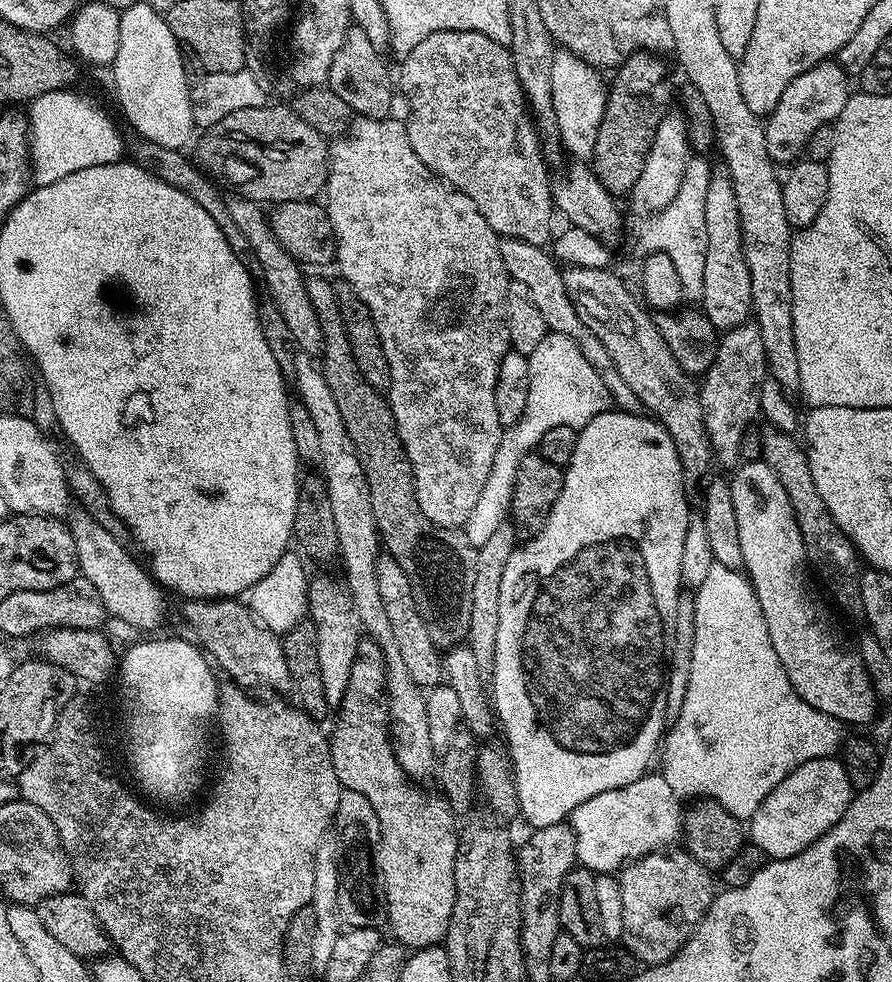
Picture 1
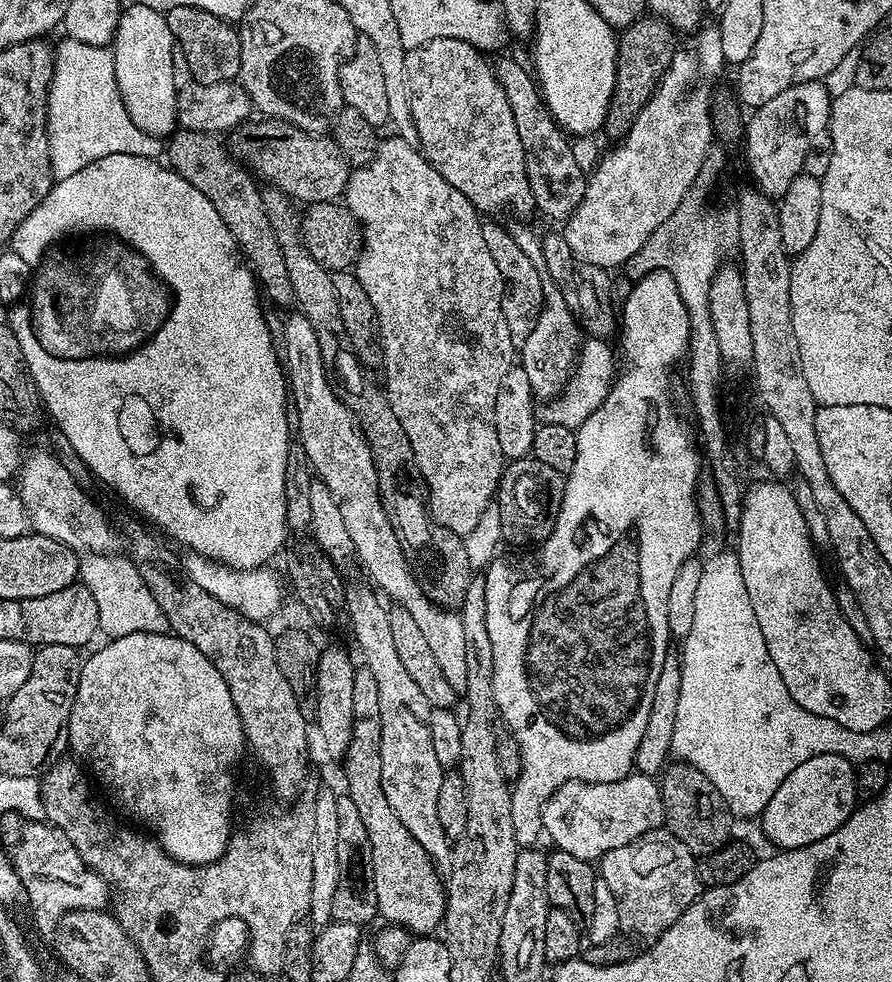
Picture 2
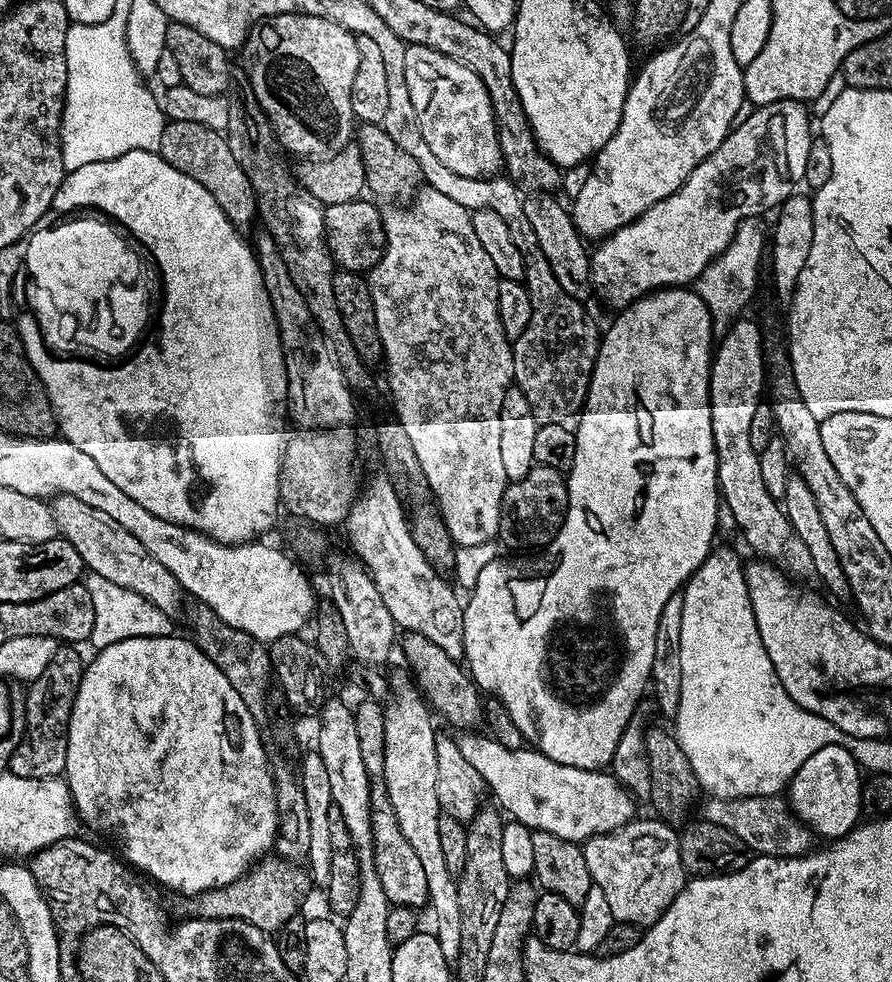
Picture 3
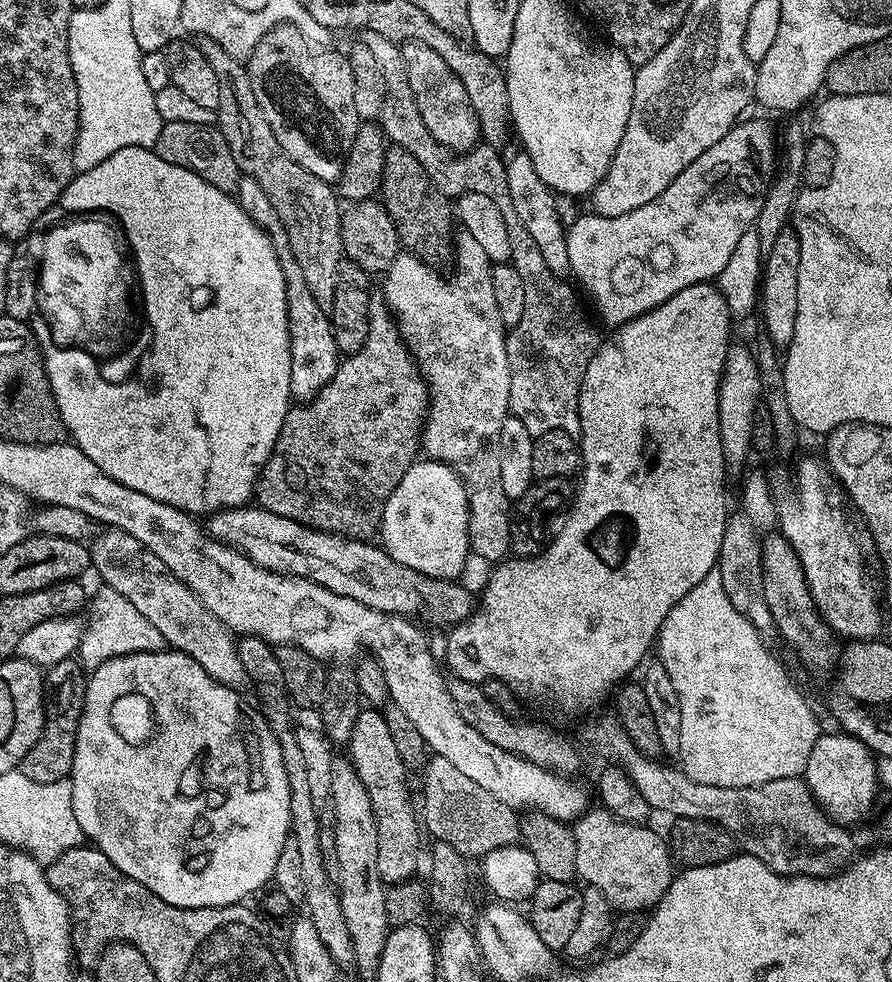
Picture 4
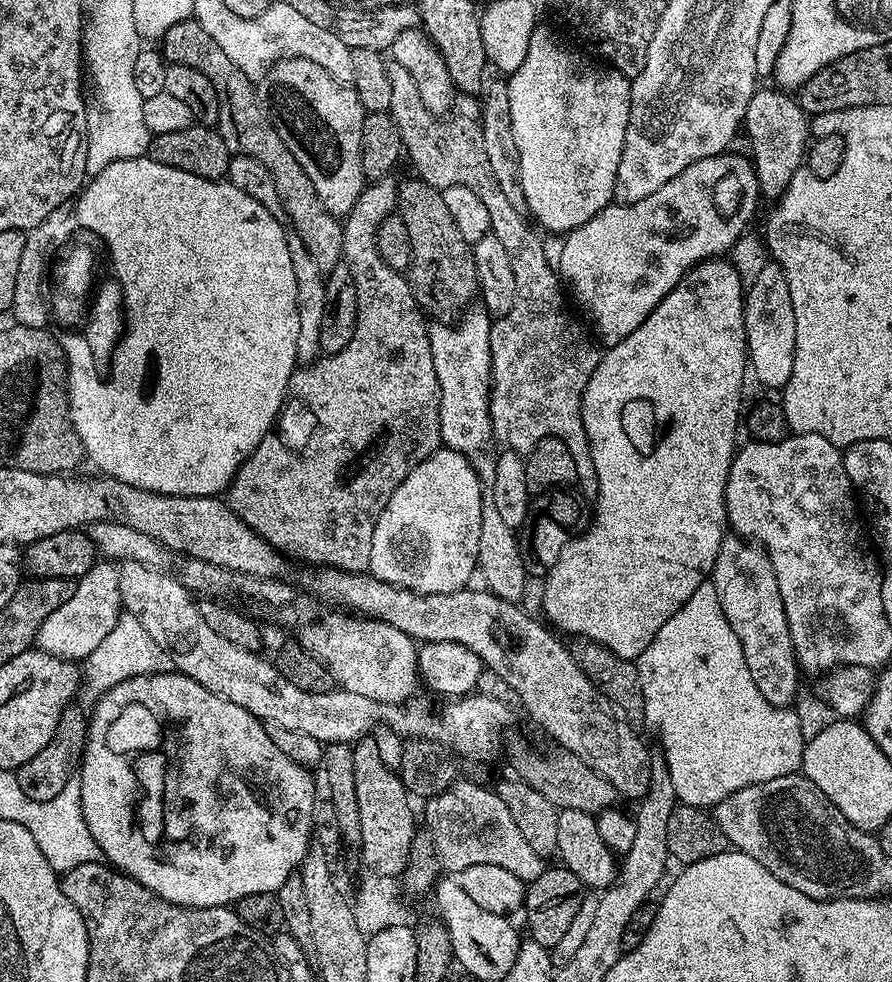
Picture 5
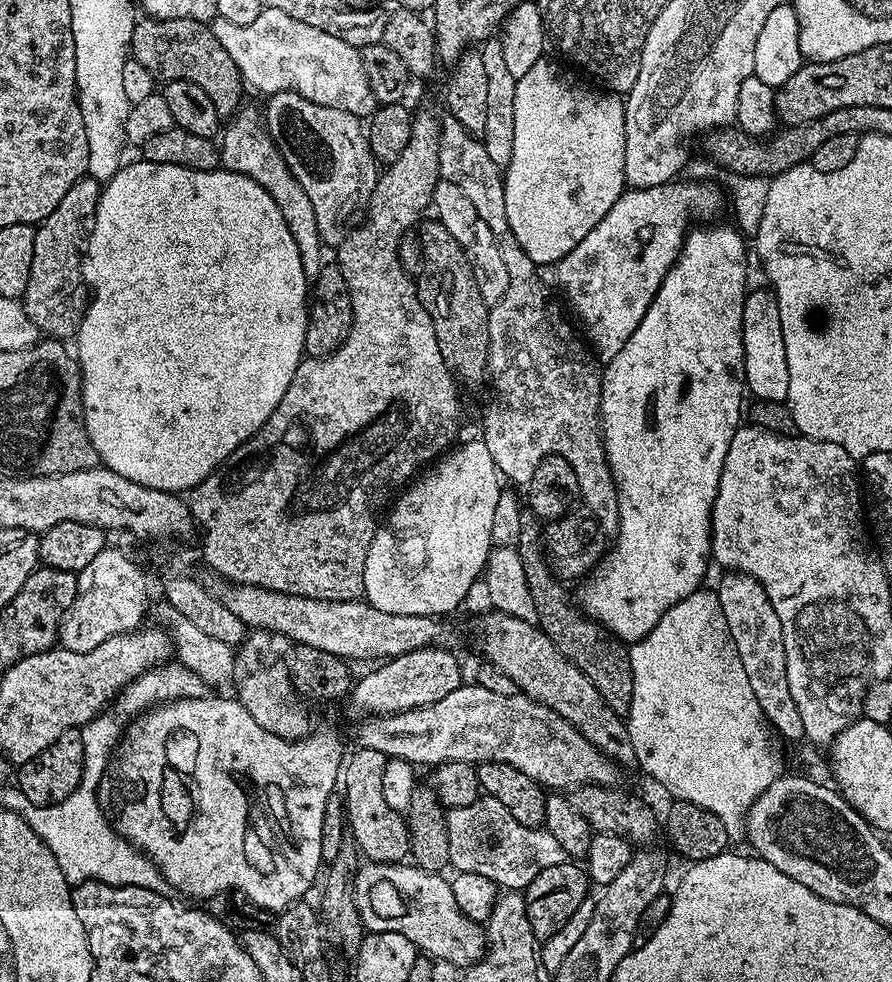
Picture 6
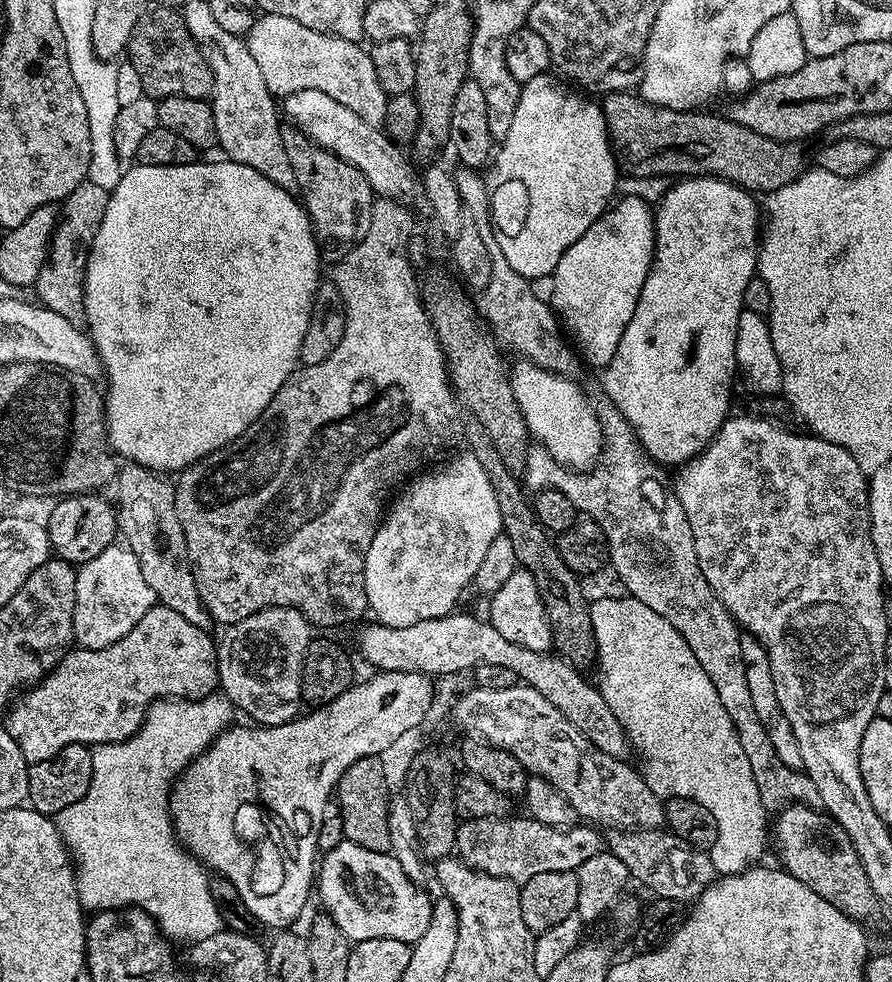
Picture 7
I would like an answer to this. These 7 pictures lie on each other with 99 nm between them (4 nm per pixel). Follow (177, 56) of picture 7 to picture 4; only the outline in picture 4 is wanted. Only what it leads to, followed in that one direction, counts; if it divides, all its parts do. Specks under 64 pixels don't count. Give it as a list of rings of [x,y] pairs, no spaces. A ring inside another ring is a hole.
[[[201,39],[199,46],[218,77],[218,106],[214,110],[214,120],[226,138],[226,146],[230,146],[230,154],[234,154],[234,162],[238,162],[243,175],[259,182],[270,198],[278,218],[282,218],[290,250],[294,250],[294,258],[306,277],[310,294],[314,294],[318,306],[331,309],[334,290],[338,286],[338,266],[345,259],[340,229],[342,207],[333,185],[322,178],[314,178],[310,170],[298,166],[298,162],[282,150],[270,122],[266,122],[266,114],[262,114],[262,106],[258,106],[258,98],[254,98],[252,74],[247,67],[226,54],[218,42]]]

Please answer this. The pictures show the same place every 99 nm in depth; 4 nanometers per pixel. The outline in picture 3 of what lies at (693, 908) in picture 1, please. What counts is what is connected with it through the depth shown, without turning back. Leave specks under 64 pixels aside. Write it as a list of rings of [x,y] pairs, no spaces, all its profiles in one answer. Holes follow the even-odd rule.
[[[633,818],[617,832],[591,836],[582,844],[592,883],[606,894],[610,914],[617,924],[647,926],[658,922],[686,883],[677,829],[660,818],[640,819]]]

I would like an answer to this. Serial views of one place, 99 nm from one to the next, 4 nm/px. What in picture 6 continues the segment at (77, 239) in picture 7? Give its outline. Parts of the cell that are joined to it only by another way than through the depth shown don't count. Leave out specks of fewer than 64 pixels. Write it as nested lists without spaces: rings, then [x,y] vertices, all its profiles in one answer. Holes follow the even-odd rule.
[[[86,174],[81,180],[74,182],[70,190],[66,190],[62,202],[54,206],[52,213],[40,224],[35,225],[30,282],[26,282],[22,303],[30,322],[34,322],[34,326],[40,329],[45,337],[55,338],[61,342],[71,341],[75,337],[78,312],[72,309],[72,304],[68,301],[68,275],[71,274],[75,264],[77,267],[78,257],[96,221],[101,187],[99,181]]]

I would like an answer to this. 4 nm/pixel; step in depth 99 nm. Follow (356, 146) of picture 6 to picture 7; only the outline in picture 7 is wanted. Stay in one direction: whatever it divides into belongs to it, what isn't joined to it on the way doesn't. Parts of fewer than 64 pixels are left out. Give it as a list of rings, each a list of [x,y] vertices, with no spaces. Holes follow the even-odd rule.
[[[308,146],[304,160],[293,159],[296,186],[302,203],[312,219],[320,250],[325,261],[341,260],[370,230],[370,214],[374,193],[366,178],[354,166],[338,159],[333,152],[325,152],[316,146]]]

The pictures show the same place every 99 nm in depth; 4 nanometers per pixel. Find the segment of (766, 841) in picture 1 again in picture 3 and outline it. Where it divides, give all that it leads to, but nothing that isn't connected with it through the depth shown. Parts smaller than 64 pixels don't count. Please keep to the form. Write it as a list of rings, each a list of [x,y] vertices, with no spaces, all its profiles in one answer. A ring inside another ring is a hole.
[[[841,744],[822,746],[822,750],[802,762],[786,789],[786,799],[792,806],[792,813],[817,837],[825,836],[825,841],[835,842],[861,823],[861,783],[862,769],[850,750]]]

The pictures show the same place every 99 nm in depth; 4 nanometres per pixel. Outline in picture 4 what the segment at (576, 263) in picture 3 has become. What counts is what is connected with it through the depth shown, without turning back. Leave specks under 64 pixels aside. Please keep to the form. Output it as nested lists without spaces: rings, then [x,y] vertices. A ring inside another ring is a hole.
[[[522,146],[515,147],[509,147],[502,156],[506,182],[510,190],[510,202],[514,202],[514,210],[518,218],[522,218],[522,226],[526,226],[530,238],[534,238],[534,243],[538,245],[538,250],[542,250],[542,258],[546,266],[550,266],[550,270],[556,276],[567,277],[571,273],[572,266],[566,224],[565,221],[560,221],[562,212],[556,207],[557,193],[548,188],[542,182],[542,178],[538,178],[538,170],[534,170],[534,162],[530,162],[528,151]]]

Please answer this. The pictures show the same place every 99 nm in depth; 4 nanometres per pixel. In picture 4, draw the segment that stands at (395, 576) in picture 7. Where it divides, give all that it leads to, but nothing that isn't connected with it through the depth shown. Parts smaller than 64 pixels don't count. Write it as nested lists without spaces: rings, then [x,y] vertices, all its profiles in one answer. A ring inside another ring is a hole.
[[[427,458],[412,464],[387,499],[381,520],[381,538],[381,545],[388,556],[408,569],[418,570],[419,573],[438,577],[440,580],[457,579],[471,553],[468,495],[457,472],[448,464]]]

